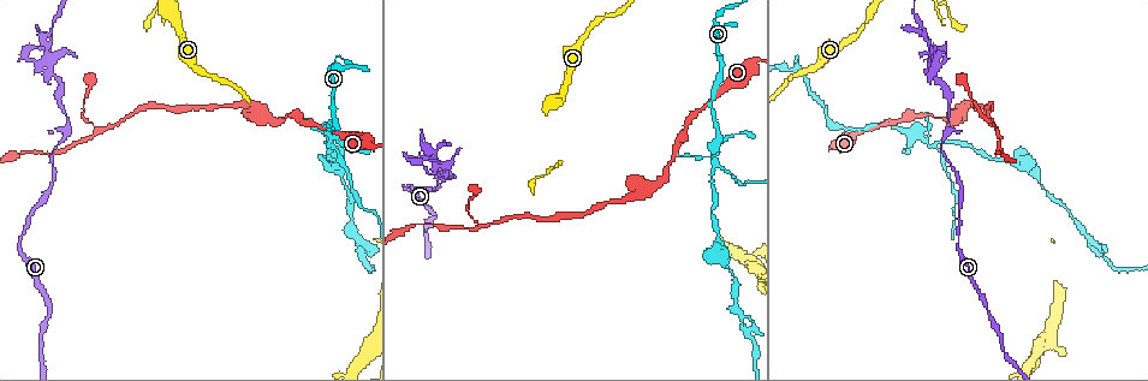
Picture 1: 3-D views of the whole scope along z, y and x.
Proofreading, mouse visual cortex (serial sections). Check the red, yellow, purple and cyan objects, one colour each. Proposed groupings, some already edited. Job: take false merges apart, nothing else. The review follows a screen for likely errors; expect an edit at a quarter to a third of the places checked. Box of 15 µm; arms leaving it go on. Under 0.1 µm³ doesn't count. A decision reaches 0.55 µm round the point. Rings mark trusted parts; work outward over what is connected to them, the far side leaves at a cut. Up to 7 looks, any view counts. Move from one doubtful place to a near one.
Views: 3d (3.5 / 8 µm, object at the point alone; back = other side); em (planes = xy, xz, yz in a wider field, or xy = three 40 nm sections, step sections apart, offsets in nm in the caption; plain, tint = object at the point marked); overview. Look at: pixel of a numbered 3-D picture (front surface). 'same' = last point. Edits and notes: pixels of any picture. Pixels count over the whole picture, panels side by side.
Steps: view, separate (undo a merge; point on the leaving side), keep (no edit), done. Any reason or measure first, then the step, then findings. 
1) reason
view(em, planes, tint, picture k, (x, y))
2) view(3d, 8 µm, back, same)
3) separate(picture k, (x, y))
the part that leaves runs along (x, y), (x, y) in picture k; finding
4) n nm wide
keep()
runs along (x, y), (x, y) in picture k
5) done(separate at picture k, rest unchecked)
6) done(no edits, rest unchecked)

thin neck
view(3d, 8 µm, picture 1, (171, 10))

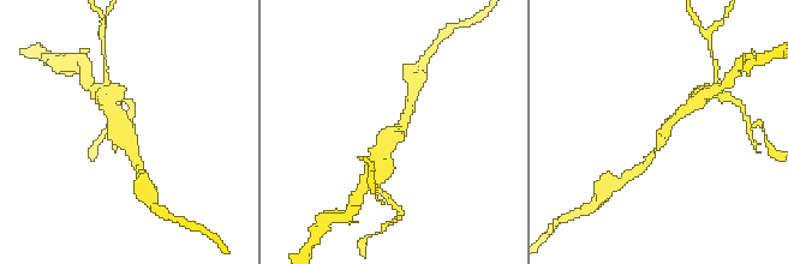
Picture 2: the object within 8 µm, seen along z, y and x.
zoom in
view(3d, 3.5 µm, picture 2, (124, 136))

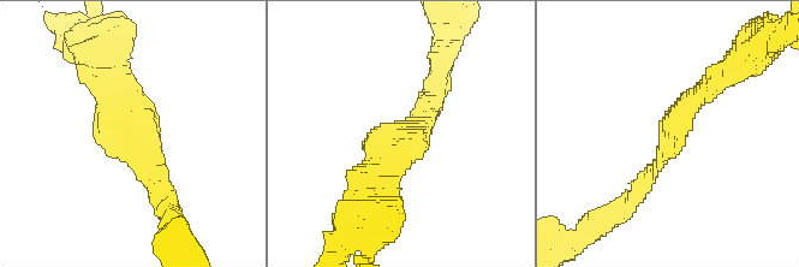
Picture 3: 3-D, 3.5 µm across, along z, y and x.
shape alone is not enough
view(em, xy, step 5, tint, picture 3, (670, 138))

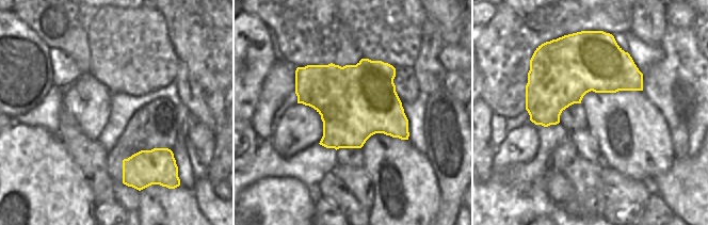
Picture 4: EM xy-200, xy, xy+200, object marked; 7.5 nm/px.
keep()
runs along (636, 199), (678, 117), (719, 88) in picture 3; continuous, no second cell

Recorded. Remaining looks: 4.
a narrow waist
view(3d, 3.5 µm, picture 1, (940, 145))

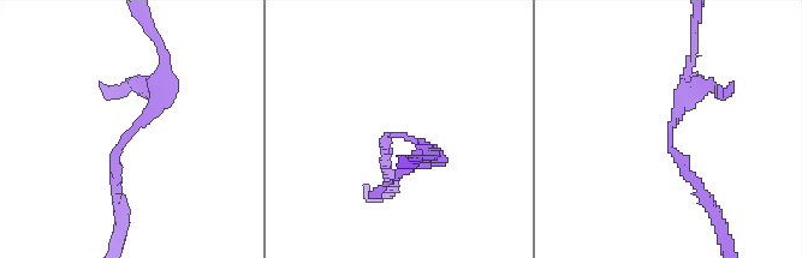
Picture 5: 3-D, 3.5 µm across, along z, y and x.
view(em, xy, step 1, tint, picture 5, (126, 138))

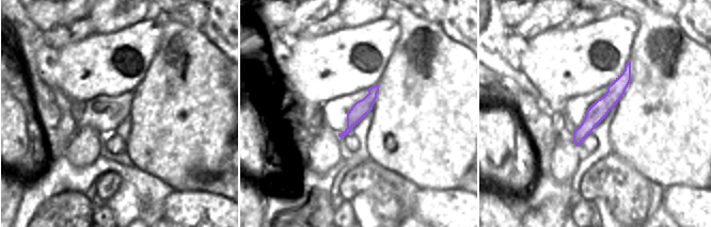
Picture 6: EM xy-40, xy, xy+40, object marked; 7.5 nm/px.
another direction
view(em, xy, step 5, tint, same)

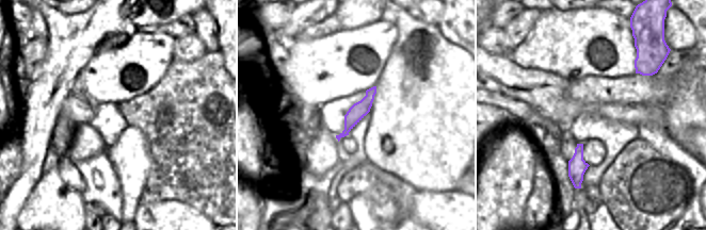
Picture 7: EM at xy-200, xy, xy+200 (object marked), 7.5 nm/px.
keep()
continuous, no second cell

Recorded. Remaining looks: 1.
done(no edits, rest unchecked)

